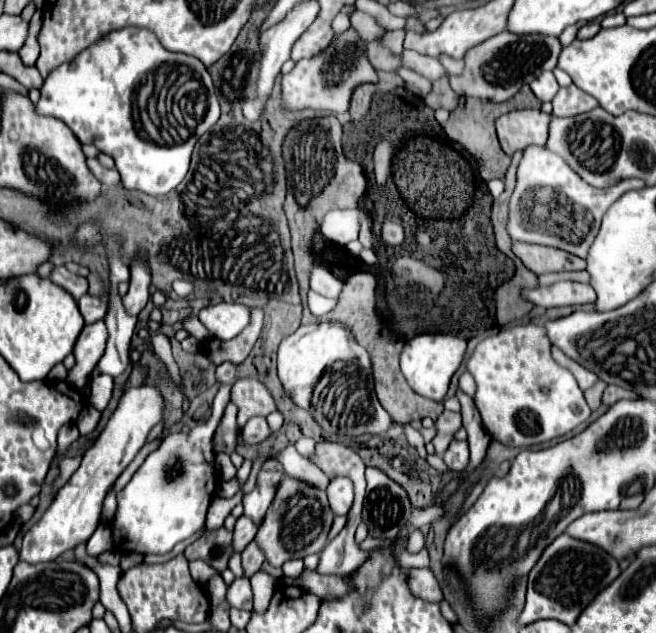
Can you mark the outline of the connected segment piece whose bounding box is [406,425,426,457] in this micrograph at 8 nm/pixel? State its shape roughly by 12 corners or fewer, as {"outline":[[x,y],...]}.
{"outline":[[406,425],[408,443],[424,457],[426,447],[422,433]]}

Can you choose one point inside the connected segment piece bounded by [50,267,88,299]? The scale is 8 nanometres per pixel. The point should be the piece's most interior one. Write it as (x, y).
(75, 285)

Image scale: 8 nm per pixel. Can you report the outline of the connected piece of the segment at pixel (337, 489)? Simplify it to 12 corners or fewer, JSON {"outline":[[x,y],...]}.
{"outline":[[334,477],[328,501],[336,515],[348,515],[354,485],[348,477]]}

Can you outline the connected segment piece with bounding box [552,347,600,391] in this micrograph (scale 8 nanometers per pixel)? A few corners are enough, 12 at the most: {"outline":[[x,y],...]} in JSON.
{"outline":[[558,347],[552,357],[558,365],[572,371],[582,391],[600,381],[586,367],[566,357]]}

